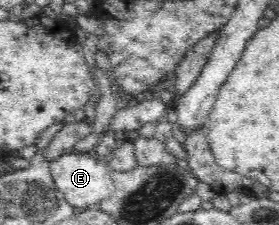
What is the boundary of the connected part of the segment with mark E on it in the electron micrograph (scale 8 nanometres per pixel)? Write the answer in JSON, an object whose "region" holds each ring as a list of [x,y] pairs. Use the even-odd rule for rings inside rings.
{"region":[[[66,151],[49,163],[49,170],[55,186],[74,207],[95,208],[99,201],[110,197],[115,190],[108,164],[92,157],[89,151]]]}

